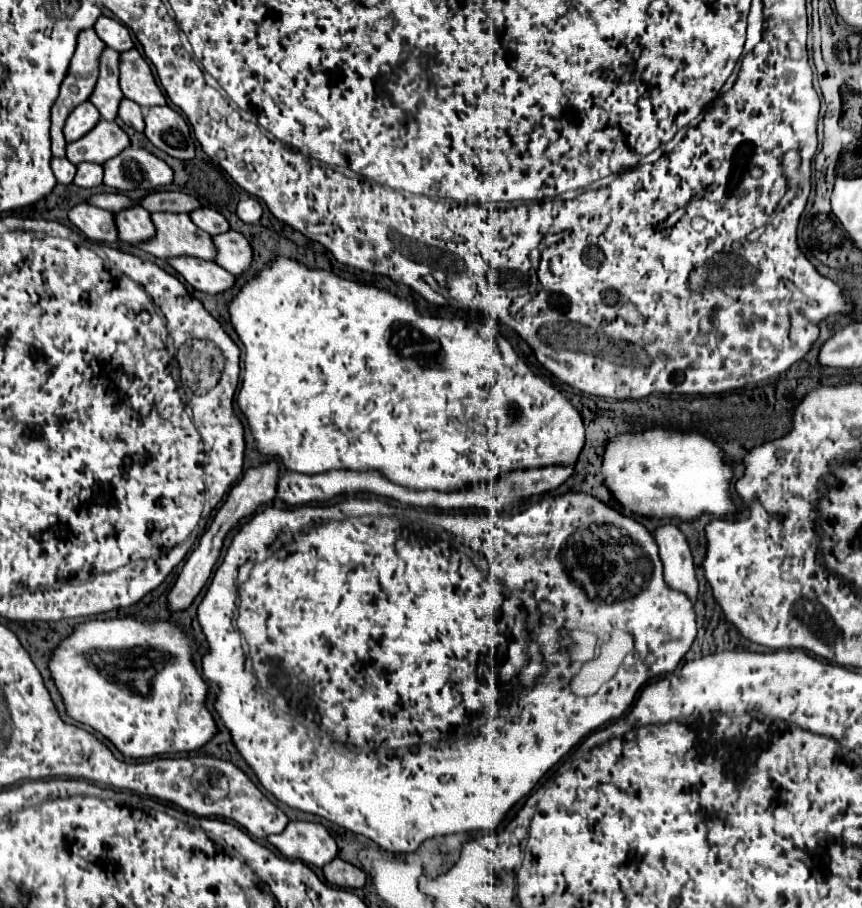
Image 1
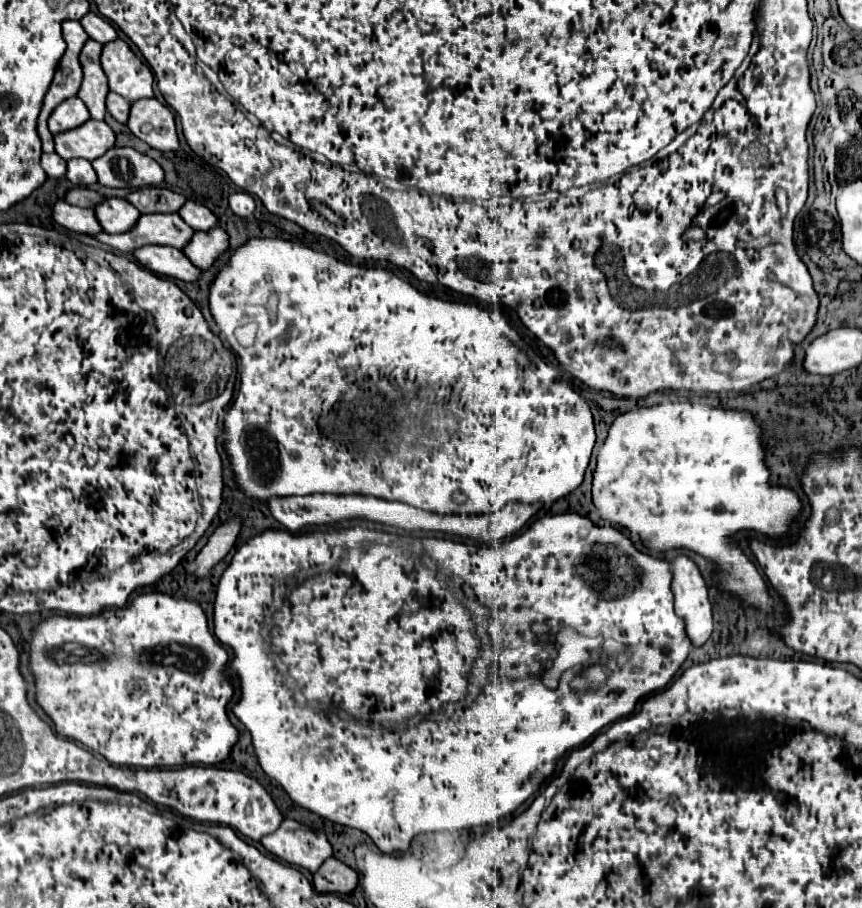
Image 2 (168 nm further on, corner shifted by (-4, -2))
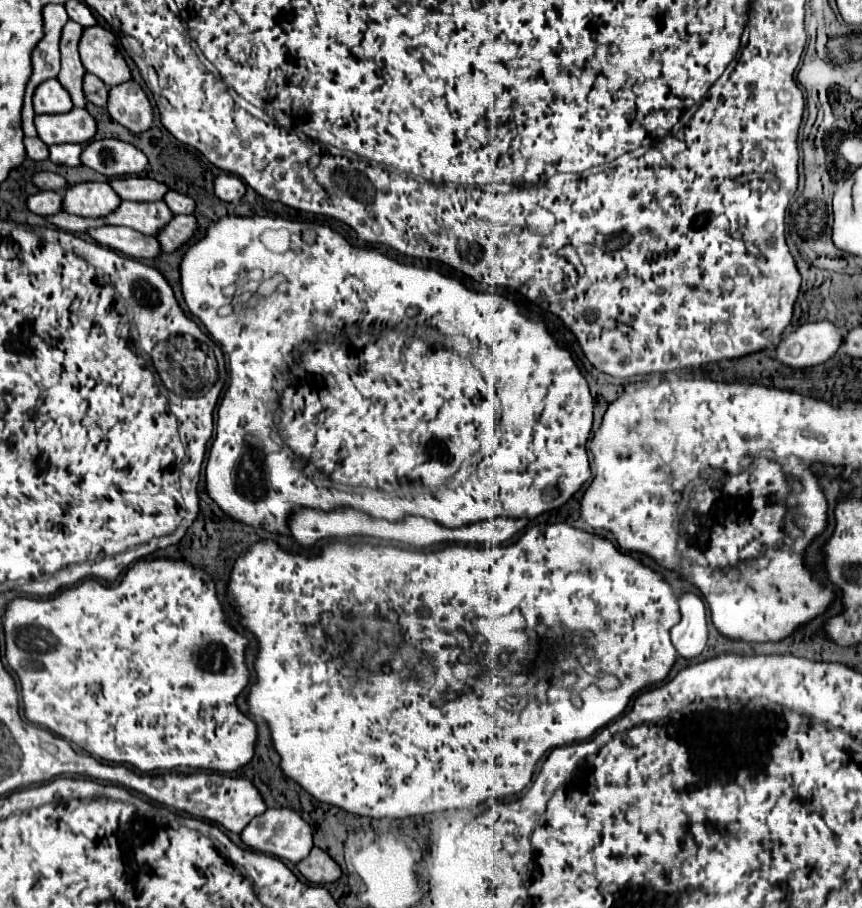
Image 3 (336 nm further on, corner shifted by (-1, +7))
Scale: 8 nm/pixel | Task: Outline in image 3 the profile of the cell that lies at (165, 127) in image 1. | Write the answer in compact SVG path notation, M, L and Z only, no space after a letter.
M131 80L109 90L107 110L115 122L139 134L153 126L153 106L143 88Z

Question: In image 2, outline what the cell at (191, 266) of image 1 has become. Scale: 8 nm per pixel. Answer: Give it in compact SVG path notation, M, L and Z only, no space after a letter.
M144 245L132 251L136 261L152 273L176 277L182 281L196 281L200 277L200 269L196 269L180 249L160 247L160 245Z

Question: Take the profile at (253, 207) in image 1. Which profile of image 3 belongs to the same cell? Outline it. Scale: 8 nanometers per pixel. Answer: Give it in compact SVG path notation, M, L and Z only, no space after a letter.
M221 174L215 178L215 194L225 202L241 200L245 194L245 184L237 176Z

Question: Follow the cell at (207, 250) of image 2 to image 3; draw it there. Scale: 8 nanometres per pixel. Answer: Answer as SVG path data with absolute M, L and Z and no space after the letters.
M175 216L159 234L157 240L161 248L171 254L177 248L181 248L185 242L189 242L197 234L197 218L195 216Z

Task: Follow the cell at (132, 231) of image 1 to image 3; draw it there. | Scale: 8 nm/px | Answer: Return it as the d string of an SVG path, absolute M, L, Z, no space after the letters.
M85 182L77 186L69 186L63 194L63 204L69 214L85 216L85 218L101 218L109 216L121 198L107 182Z

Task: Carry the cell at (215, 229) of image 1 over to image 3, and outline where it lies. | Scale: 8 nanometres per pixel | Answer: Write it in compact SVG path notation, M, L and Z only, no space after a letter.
M169 190L165 194L165 202L173 214L193 214L195 212L195 200L185 194Z

